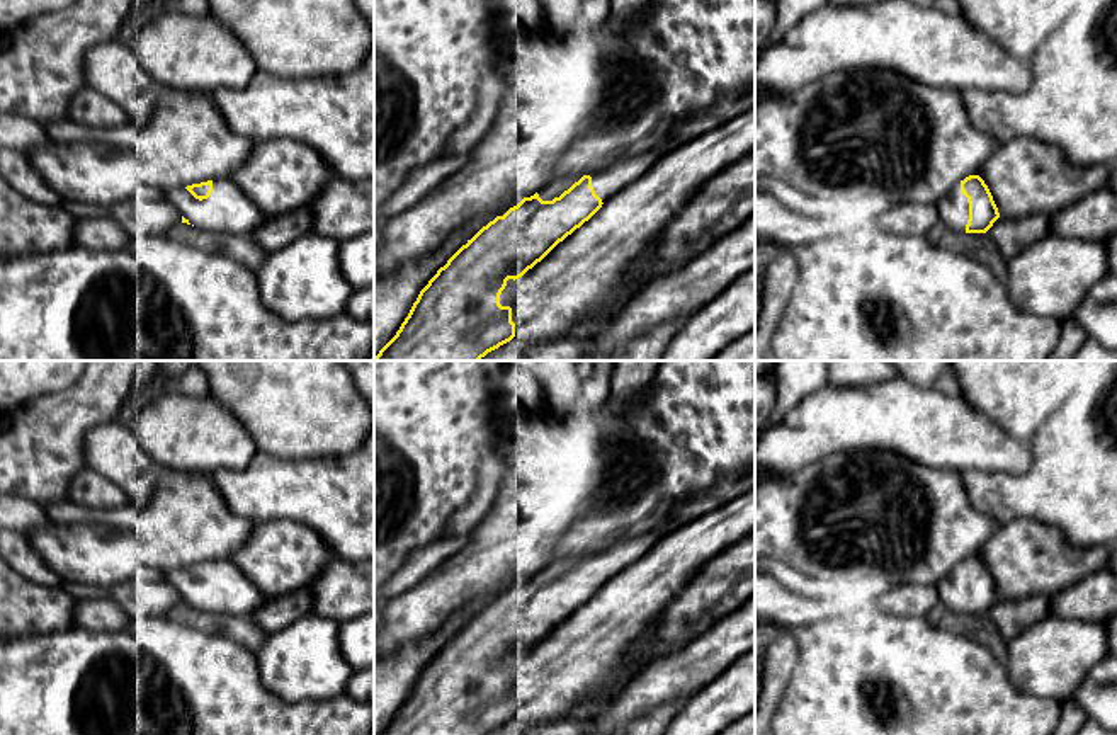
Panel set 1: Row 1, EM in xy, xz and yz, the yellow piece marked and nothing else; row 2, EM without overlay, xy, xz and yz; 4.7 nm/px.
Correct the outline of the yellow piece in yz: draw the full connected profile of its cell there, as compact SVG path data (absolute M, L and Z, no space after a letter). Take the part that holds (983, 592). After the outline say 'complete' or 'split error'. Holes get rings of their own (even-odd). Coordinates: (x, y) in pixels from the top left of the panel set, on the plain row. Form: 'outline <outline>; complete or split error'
outline M1027 517L1013 519L998 527L978 556L961 561L961 573L969 584L966 614L986 614L1000 597L1023 599L1039 594L1052 597L1081 578L1103 570L1108 555L1110 550L1103 546L1073 546L1057 527Z; split error

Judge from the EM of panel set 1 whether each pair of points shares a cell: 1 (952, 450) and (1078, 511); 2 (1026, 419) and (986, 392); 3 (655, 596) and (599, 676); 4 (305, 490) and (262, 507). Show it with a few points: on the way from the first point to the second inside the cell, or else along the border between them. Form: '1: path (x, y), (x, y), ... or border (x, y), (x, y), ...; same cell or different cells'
1: border (1032, 453), (1032, 463), (1019, 473), (961, 473); different cells
2: path (1015, 409), (997, 392); same cell
3: path (635, 616), (599, 655); same cell
4: path (294, 490), (279, 490), (272, 497); same cell

